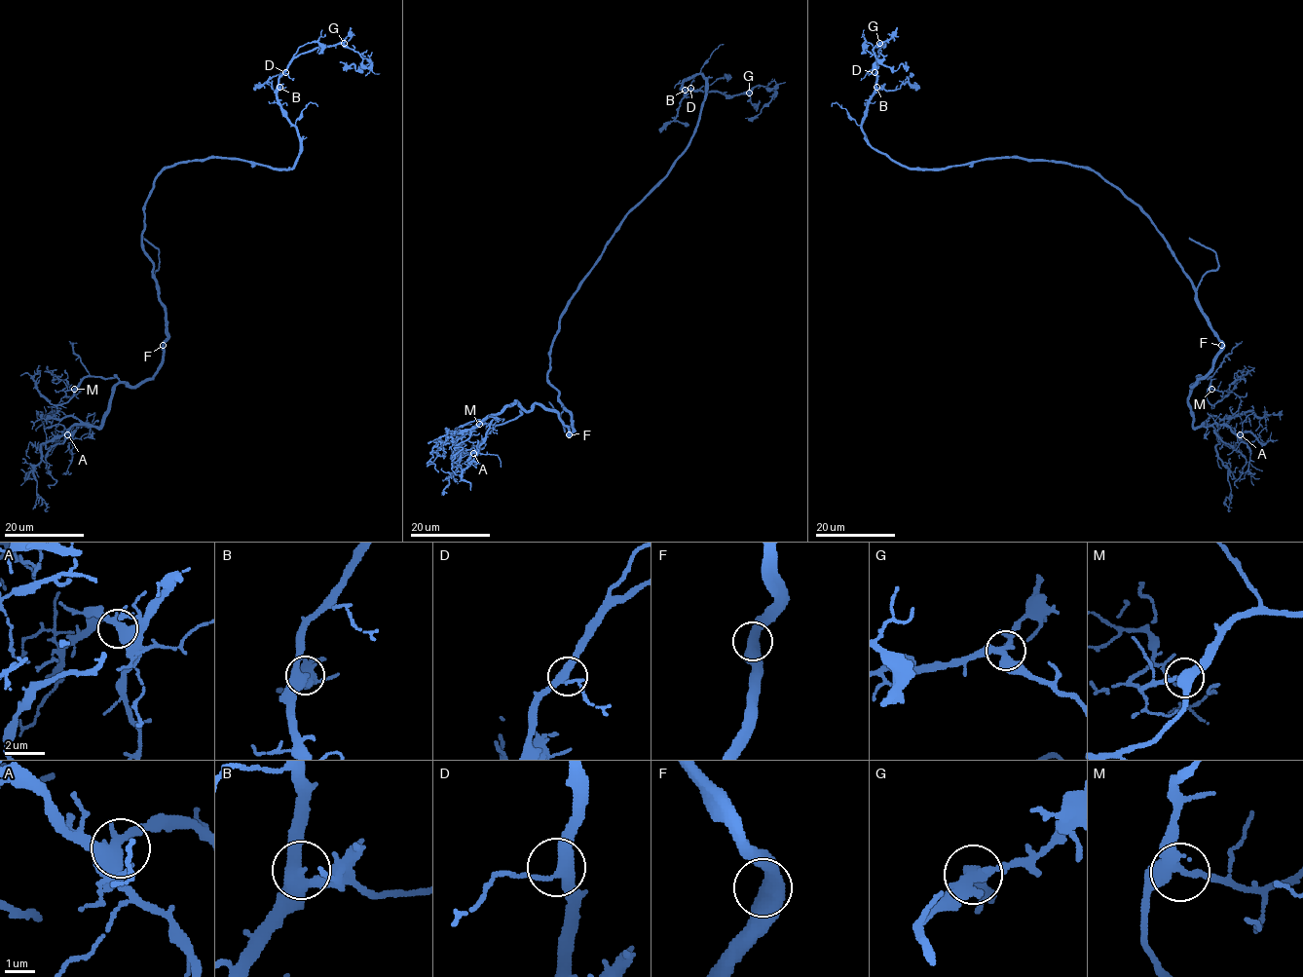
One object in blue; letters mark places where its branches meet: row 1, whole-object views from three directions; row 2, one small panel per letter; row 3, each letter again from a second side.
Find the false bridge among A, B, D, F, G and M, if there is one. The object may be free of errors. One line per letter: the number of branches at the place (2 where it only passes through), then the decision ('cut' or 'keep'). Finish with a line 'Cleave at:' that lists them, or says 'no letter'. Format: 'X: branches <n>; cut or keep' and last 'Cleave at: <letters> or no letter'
A: branches 2; keep
B: branches 3; keep
D: branches 3; keep
F: branches 2; keep
G: branches 3; keep
M: branches 3; keep
Cleave at: no letter

